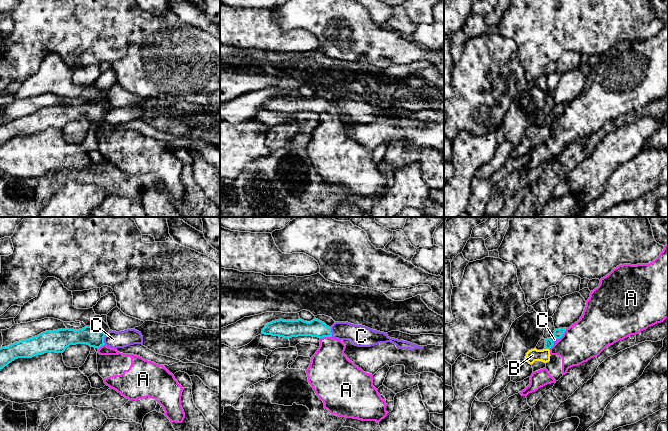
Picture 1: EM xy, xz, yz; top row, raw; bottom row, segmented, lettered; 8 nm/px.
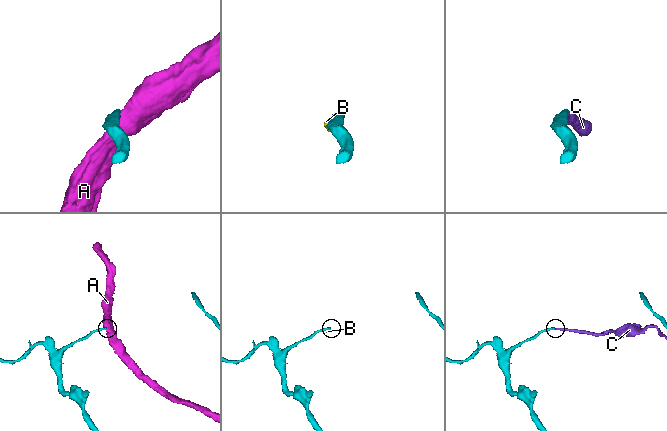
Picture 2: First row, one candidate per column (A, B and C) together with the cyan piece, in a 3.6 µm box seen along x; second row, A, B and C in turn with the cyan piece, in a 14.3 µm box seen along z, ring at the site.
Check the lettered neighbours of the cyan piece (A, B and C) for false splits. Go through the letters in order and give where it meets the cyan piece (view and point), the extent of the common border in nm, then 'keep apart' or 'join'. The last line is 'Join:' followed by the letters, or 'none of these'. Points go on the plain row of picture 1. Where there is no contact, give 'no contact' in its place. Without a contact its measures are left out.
A: xz (325, 112) | 100 nm | keep apart
B: yz (547, 124) | 30 nm | keep apart
C: xy (103, 116) | 80 nm | join
Join: C

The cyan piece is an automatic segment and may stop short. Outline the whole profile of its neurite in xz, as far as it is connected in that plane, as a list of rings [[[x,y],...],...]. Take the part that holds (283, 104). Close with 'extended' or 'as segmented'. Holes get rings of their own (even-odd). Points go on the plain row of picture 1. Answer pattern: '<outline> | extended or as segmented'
[[[314,94],[307,98],[298,96],[275,96],[267,99],[262,105],[262,110],[279,112],[283,114],[292,114],[298,112],[312,113],[332,113],[338,116],[350,116],[358,123],[371,123],[379,119],[391,118],[398,125],[423,125],[424,122],[418,122],[407,117],[390,114],[387,109],[370,105],[362,101],[354,101],[348,98],[335,98],[331,103],[324,98]]] | extended

